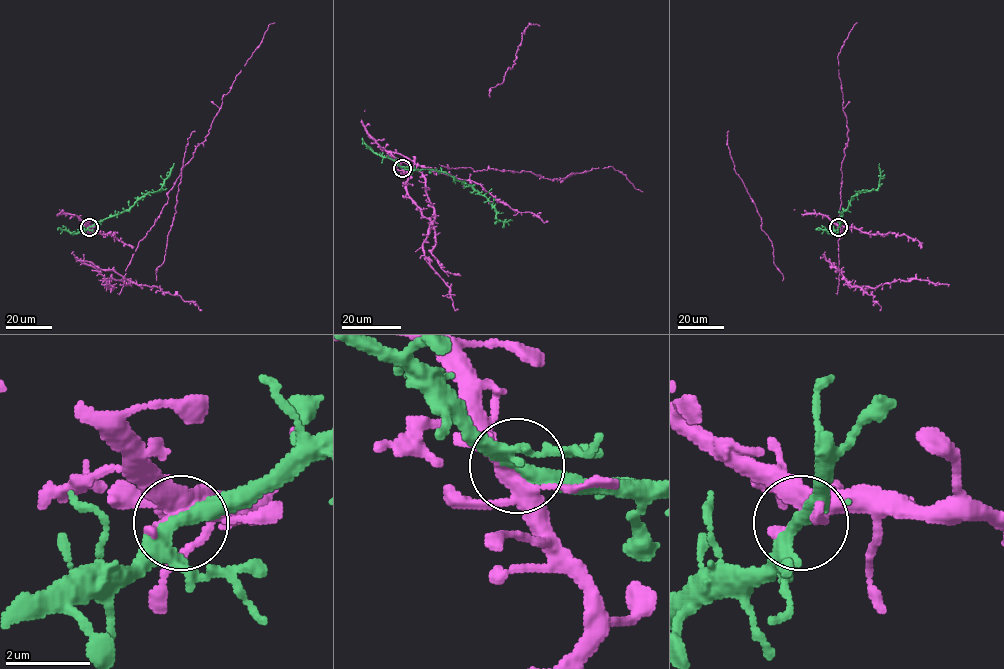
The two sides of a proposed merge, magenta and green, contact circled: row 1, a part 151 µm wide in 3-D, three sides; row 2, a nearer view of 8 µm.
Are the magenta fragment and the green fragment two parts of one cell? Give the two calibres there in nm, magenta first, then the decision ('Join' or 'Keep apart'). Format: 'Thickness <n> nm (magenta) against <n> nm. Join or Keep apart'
Thickness 360 nm (magenta) against 280 nm. Join

